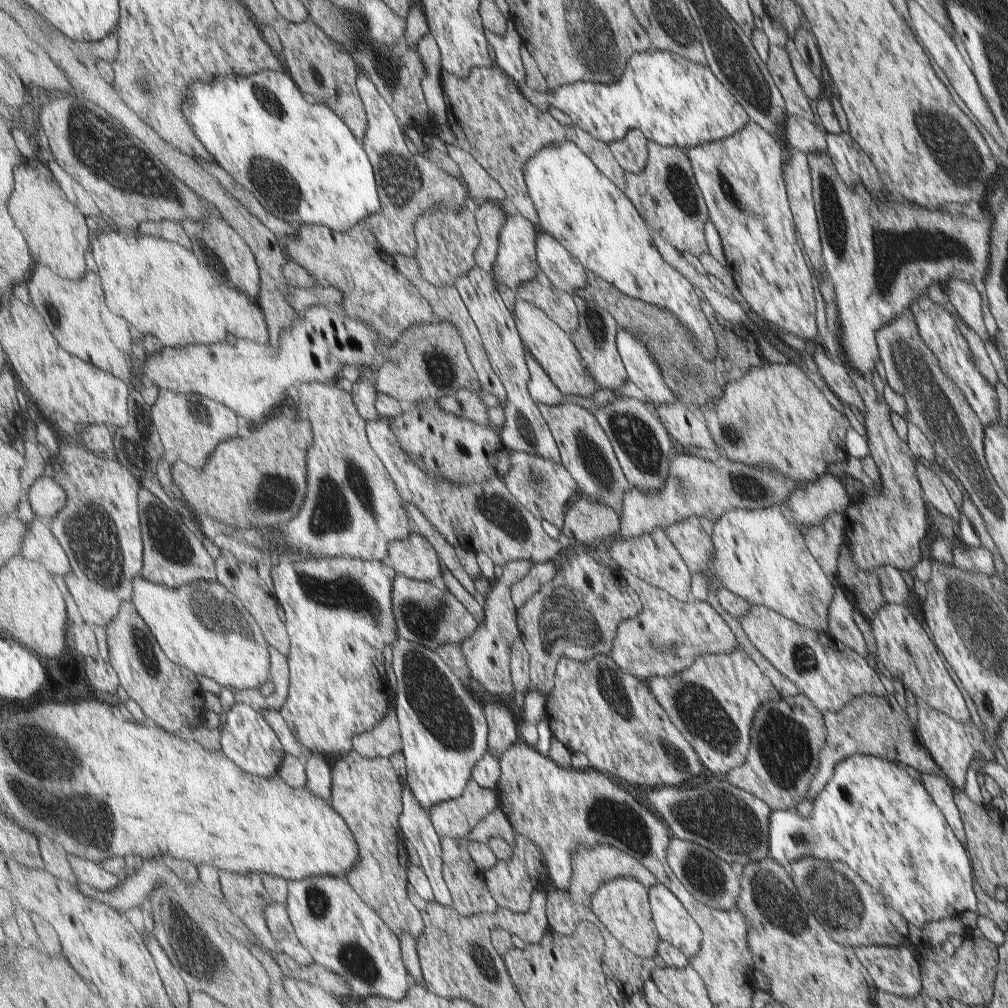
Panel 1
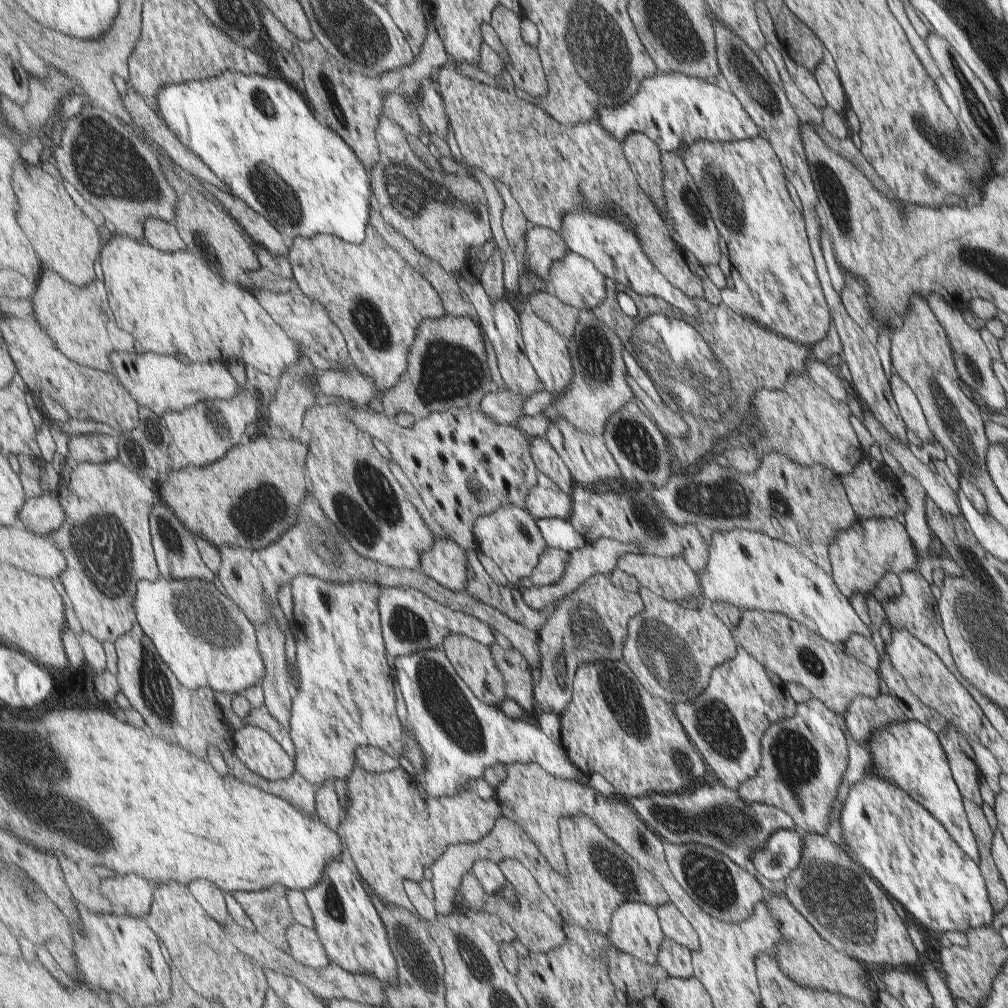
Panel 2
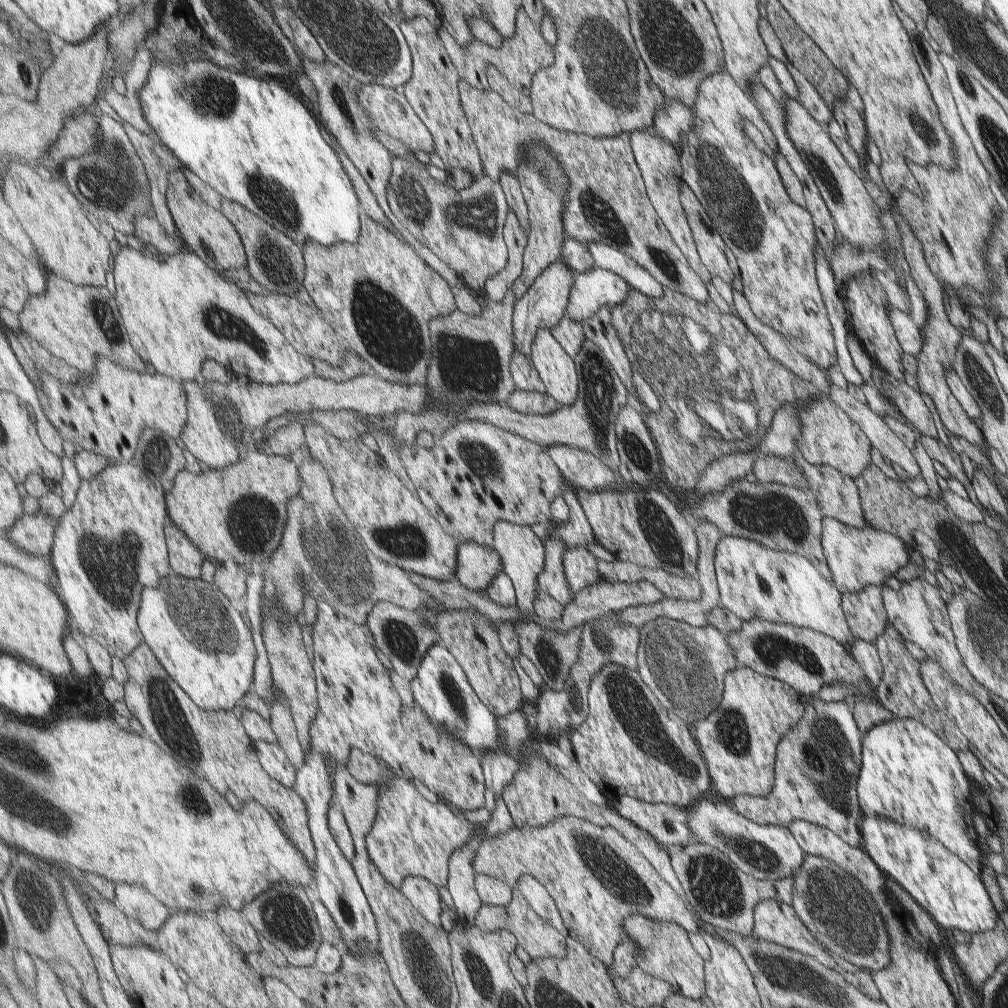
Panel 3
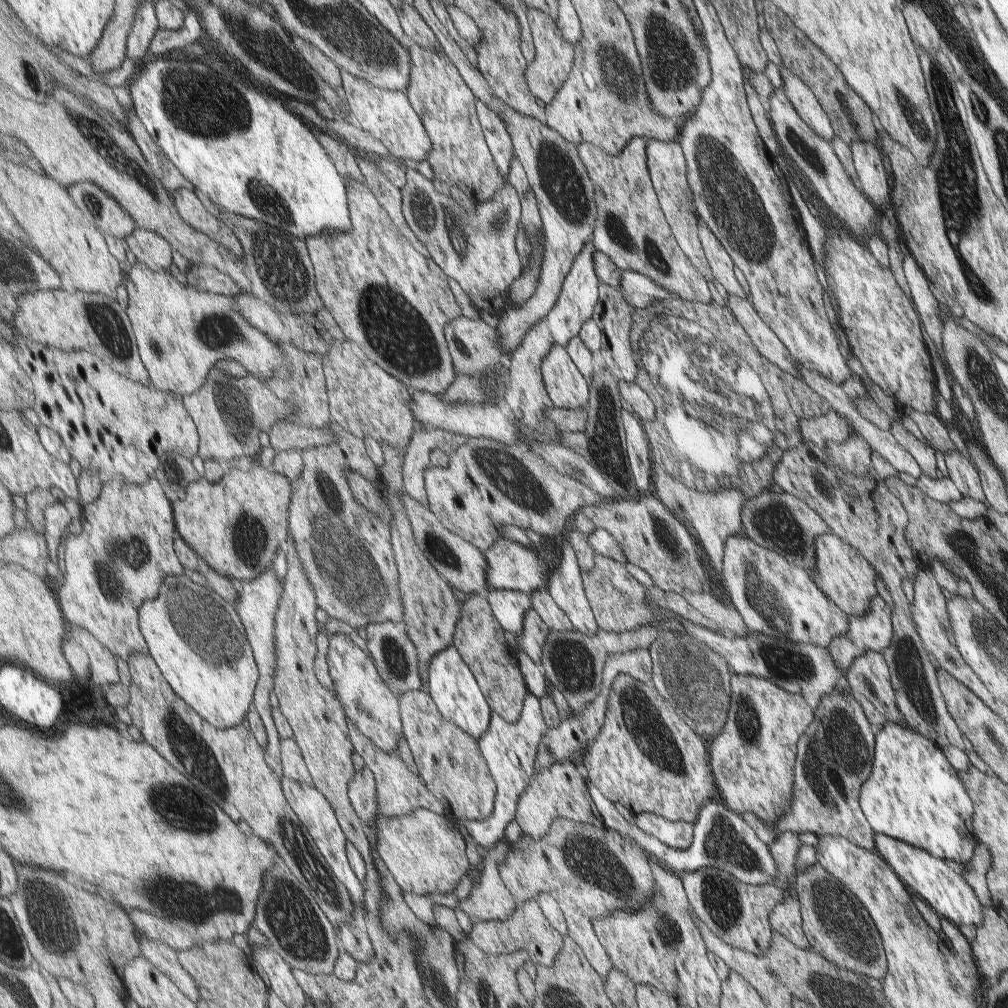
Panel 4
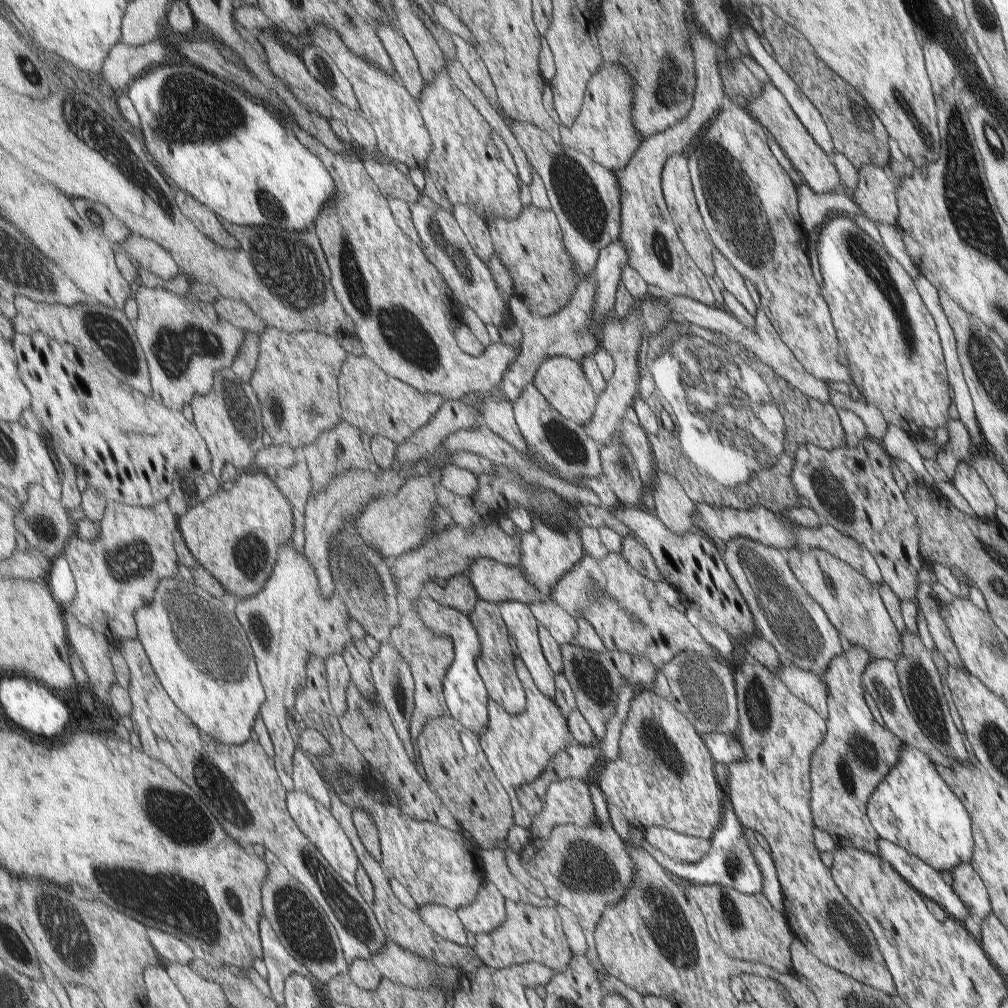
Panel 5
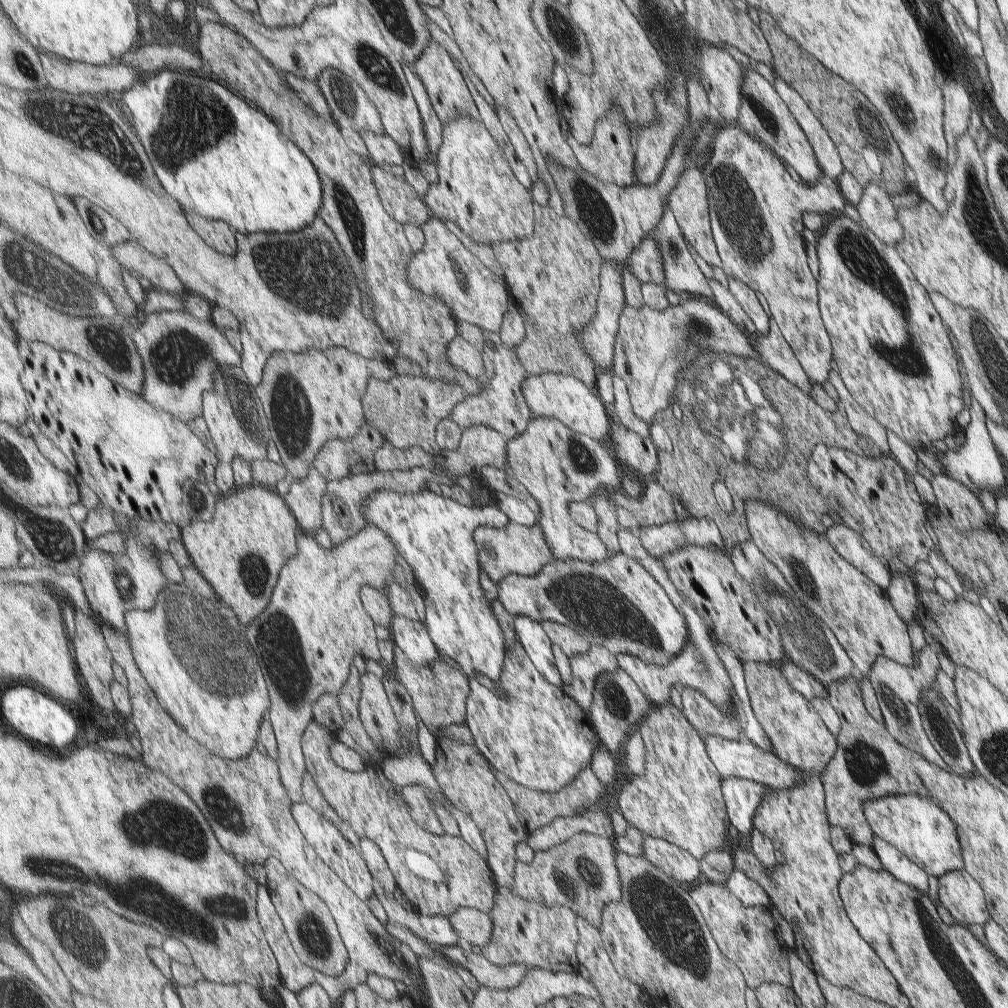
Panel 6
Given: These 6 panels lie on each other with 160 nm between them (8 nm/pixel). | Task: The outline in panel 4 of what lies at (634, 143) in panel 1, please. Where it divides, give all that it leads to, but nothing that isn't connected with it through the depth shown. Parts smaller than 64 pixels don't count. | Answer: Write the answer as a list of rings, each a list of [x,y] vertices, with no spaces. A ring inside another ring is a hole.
[[[648,139],[646,142],[646,162],[649,166],[652,186],[655,188],[657,198],[659,198],[659,205],[664,213],[665,220],[669,223],[669,226],[671,226],[675,245],[677,245],[679,252],[681,252],[706,279],[711,280],[709,263],[705,258],[700,240],[698,239],[698,217],[695,214],[690,188],[686,181],[686,164],[677,140],[661,142],[655,139]]]

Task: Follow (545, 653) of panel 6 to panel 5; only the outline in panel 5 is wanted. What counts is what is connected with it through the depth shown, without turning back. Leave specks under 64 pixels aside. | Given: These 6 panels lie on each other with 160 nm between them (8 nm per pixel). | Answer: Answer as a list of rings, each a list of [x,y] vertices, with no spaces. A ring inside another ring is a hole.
[[[511,600],[499,606],[513,638],[515,649],[524,658],[537,686],[550,699],[555,699],[557,674],[544,653],[540,641],[540,623],[536,614],[533,614],[529,605],[519,601]]]

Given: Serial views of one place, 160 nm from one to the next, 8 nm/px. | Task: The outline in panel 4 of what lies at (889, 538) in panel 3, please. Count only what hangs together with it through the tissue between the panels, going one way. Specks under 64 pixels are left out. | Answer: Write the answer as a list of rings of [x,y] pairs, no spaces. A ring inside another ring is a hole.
[[[831,532],[823,533],[816,538],[815,542],[815,566],[812,571],[809,571],[809,576],[812,581],[816,583],[816,587],[828,597],[837,608],[848,617],[863,617],[870,609],[872,599],[877,596],[878,592],[875,590],[877,581],[876,570],[857,552],[852,546],[849,546],[844,540]]]

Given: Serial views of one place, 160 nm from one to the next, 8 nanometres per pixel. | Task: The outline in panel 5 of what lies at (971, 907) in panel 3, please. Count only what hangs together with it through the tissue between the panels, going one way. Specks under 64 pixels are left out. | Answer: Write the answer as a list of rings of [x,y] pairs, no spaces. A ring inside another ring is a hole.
[[[885,839],[877,840],[876,847],[879,857],[889,863],[909,886],[921,893],[921,896],[927,896],[936,902],[948,914],[947,916],[961,921],[968,916],[972,917],[960,901],[960,897],[949,888],[949,884],[939,880],[939,873],[928,863]]]

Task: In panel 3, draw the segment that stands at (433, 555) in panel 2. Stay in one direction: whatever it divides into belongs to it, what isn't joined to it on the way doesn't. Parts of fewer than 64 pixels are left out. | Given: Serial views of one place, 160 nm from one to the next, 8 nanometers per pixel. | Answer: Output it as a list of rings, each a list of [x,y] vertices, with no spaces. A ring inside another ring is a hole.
[[[462,543],[459,558],[456,578],[474,591],[487,590],[496,577],[505,572],[502,556],[494,546]]]

